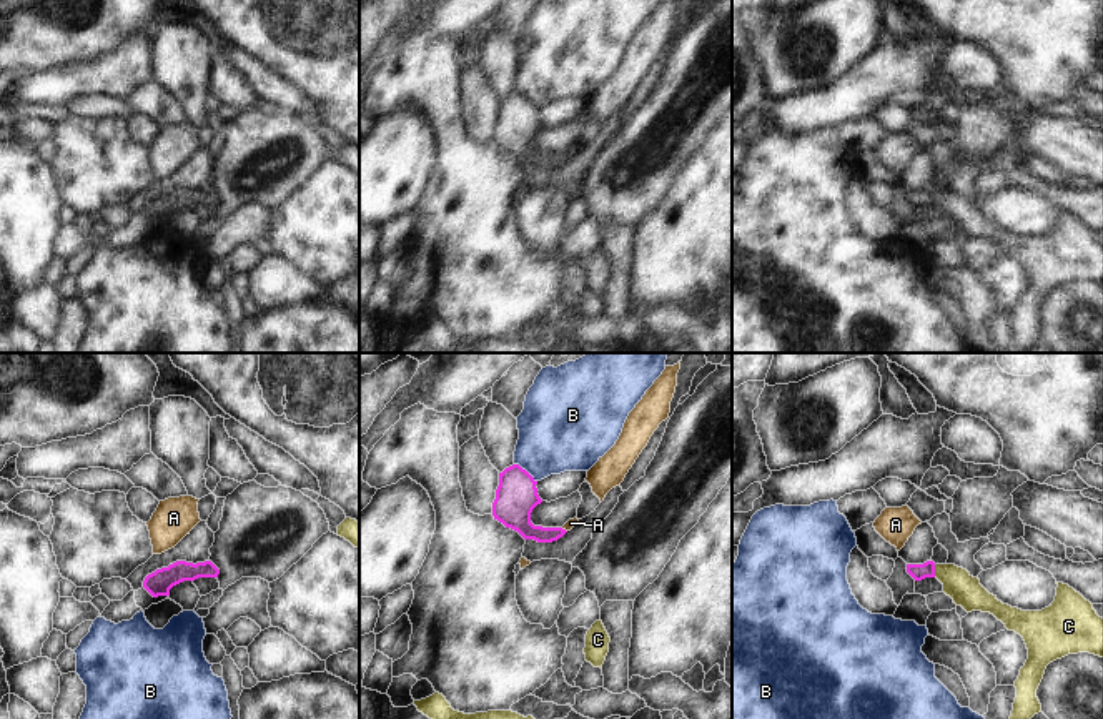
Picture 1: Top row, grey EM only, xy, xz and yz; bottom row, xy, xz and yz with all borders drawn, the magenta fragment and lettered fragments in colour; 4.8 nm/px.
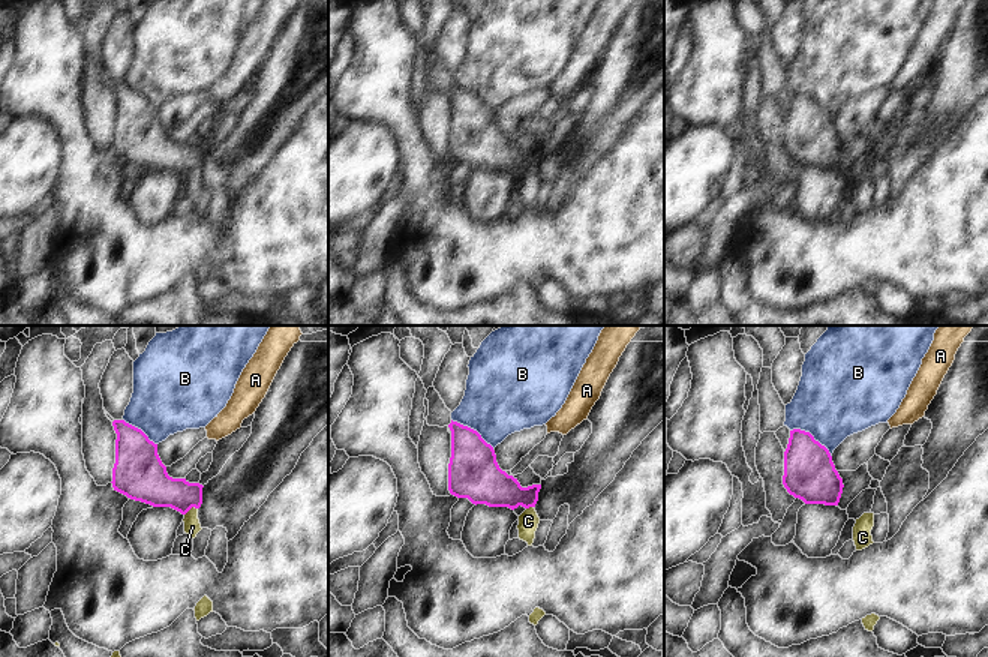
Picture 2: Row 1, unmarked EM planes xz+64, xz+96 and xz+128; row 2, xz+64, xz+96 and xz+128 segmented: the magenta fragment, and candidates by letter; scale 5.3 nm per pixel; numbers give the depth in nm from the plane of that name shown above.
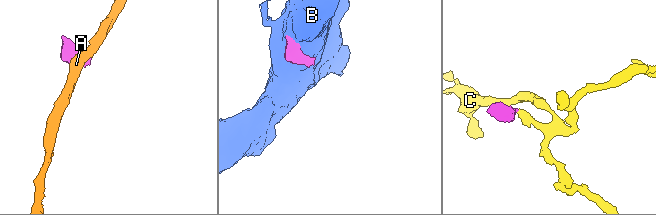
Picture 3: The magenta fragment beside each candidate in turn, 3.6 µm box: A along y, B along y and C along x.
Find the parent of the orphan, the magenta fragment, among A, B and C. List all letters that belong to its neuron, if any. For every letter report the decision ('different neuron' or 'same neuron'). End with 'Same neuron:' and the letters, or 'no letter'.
A: different neuron
B: different neuron
C: same neuron
Same neuron: C

